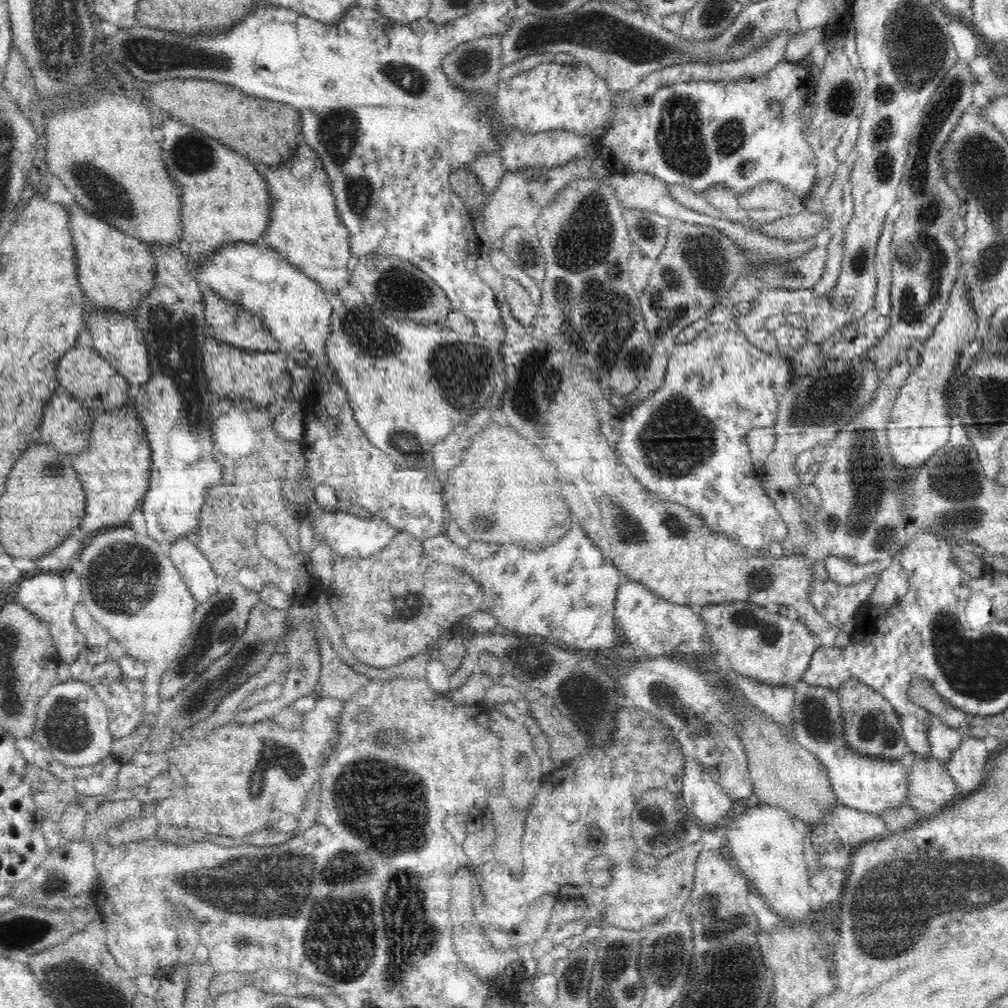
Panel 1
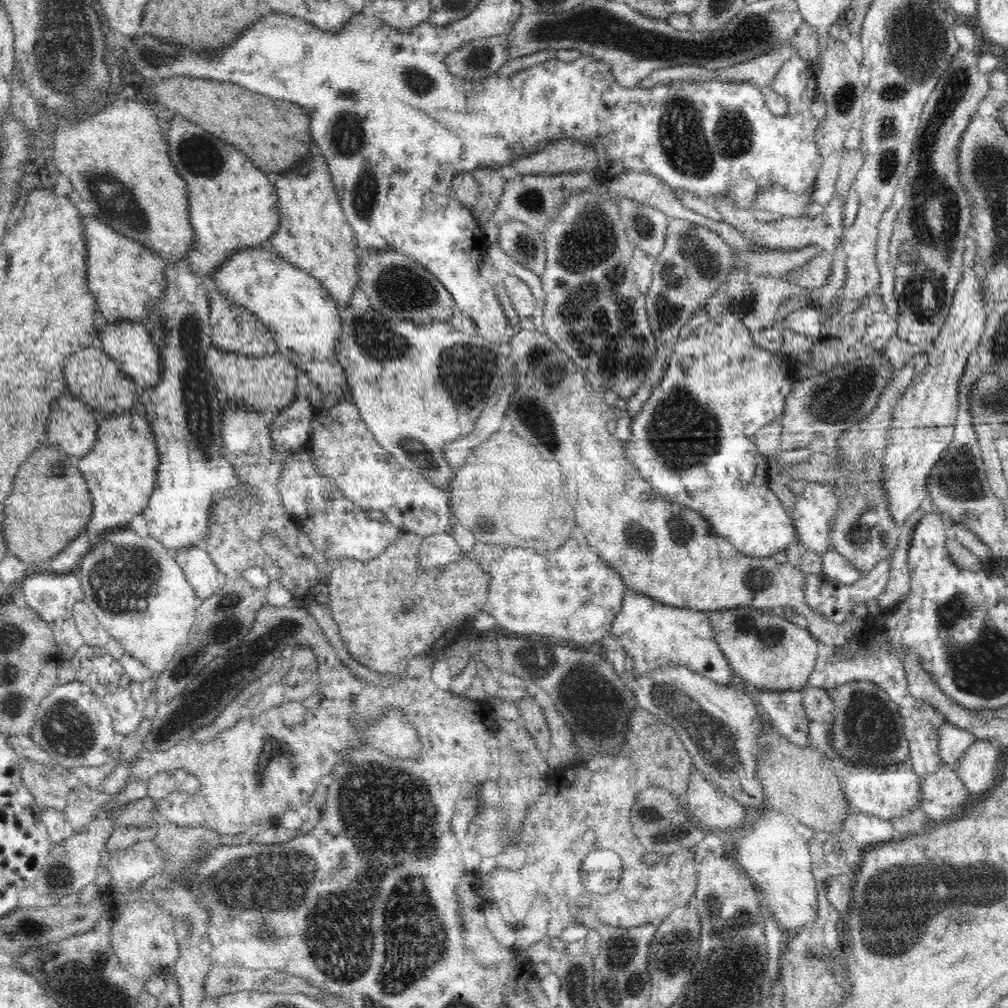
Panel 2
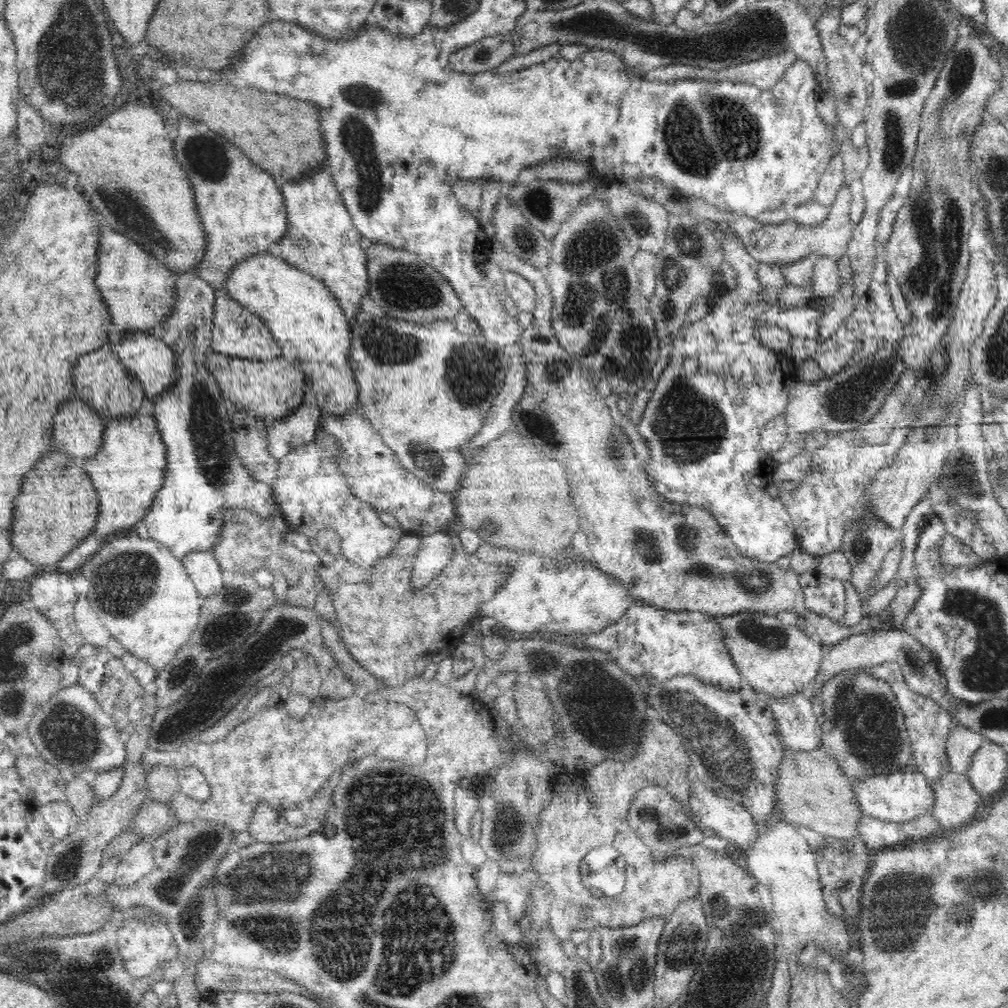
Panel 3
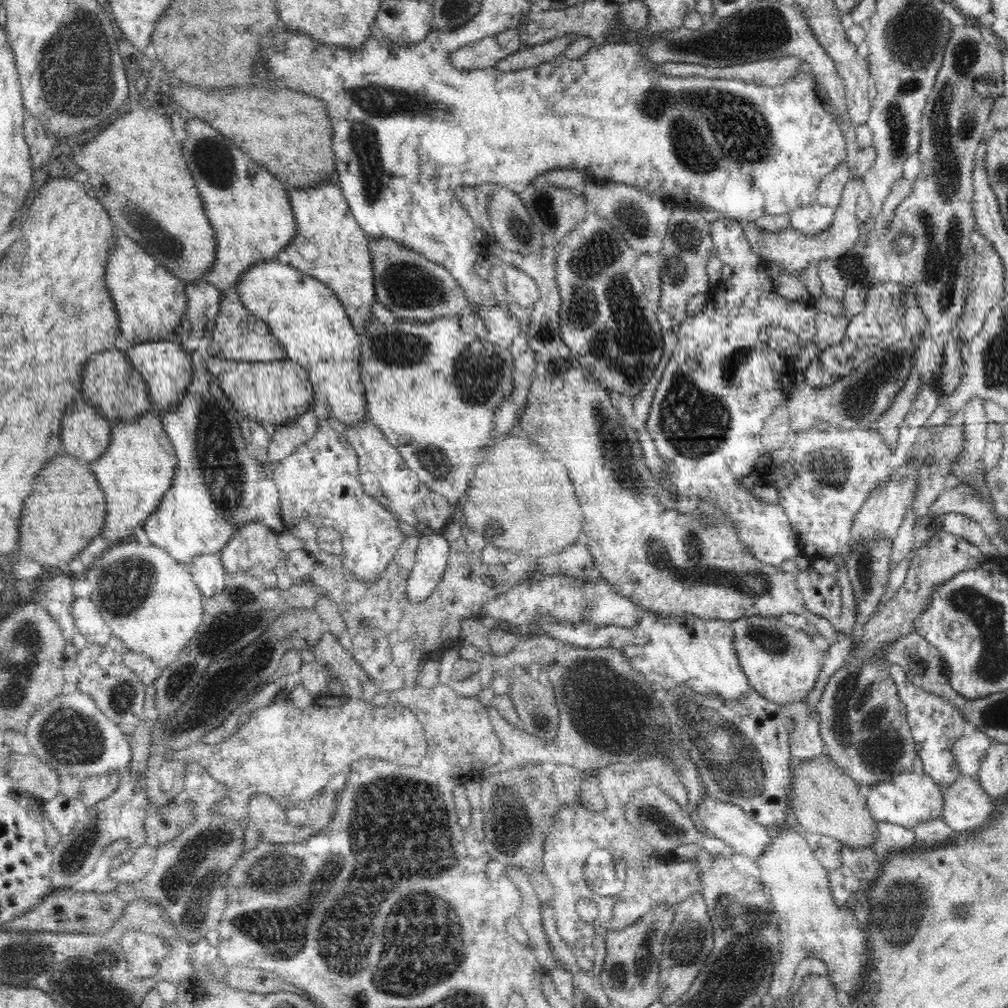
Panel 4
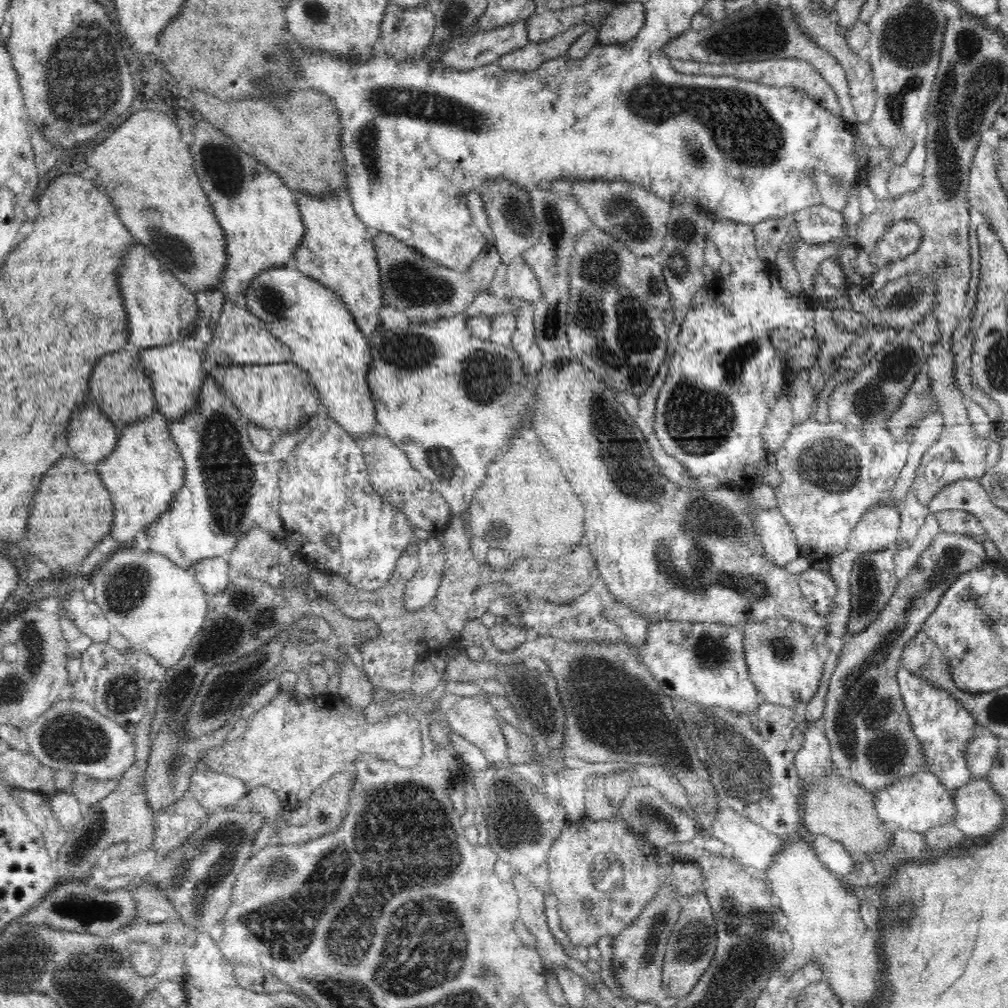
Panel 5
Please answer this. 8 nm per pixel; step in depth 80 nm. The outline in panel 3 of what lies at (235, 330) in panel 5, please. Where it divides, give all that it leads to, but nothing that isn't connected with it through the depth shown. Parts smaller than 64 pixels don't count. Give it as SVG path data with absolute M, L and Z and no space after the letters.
M224 288L215 289L215 298L211 350L224 356L257 360L281 355L281 346L262 319L231 299Z

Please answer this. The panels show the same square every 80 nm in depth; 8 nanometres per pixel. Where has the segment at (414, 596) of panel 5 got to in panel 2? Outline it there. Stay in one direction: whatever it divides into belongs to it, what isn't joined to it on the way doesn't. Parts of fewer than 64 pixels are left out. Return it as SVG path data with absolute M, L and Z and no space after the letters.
M442 532L440 534L431 534L421 538L420 550L417 551L416 561L420 562L420 569L442 568L444 565L456 562L462 562L467 554L465 554L460 545L450 532Z

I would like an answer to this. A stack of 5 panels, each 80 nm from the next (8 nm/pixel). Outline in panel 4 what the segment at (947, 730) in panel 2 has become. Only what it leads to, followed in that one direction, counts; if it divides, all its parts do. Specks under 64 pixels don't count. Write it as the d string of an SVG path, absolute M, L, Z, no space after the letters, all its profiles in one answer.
M972 728L966 735L960 736L956 740L956 744L952 748L952 755L954 755L956 765L962 775L972 775L975 778L975 774L980 768L980 762L986 756L990 744L992 744L992 739L984 732Z

